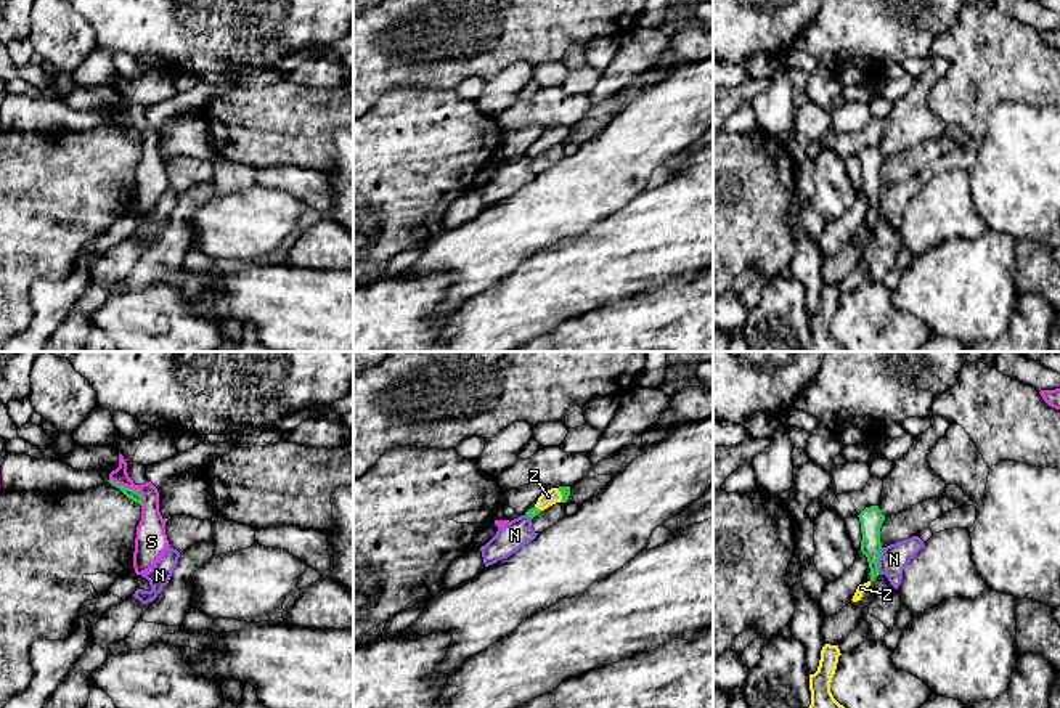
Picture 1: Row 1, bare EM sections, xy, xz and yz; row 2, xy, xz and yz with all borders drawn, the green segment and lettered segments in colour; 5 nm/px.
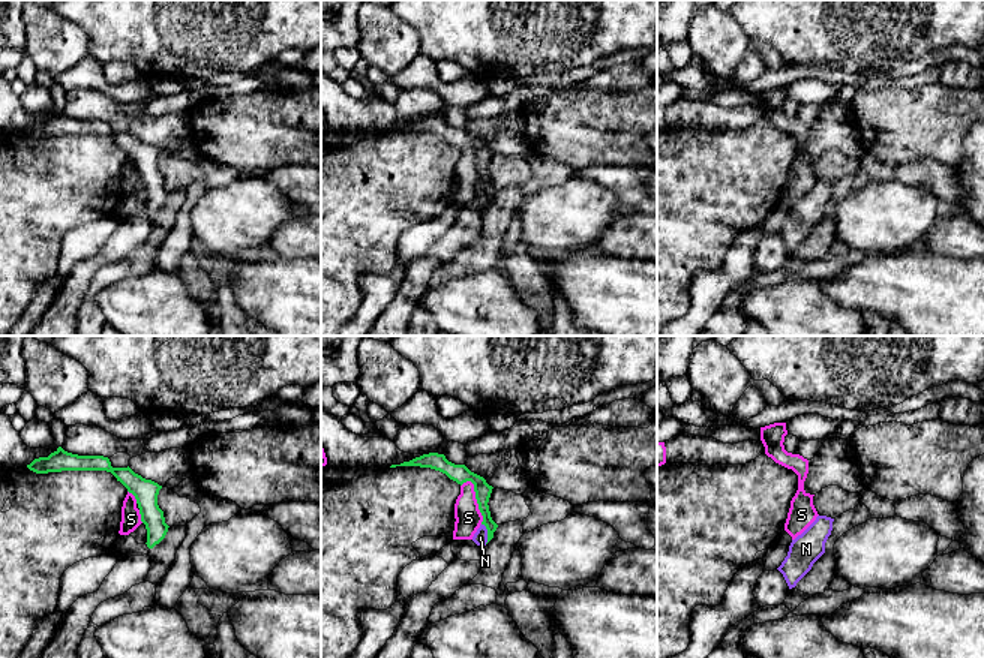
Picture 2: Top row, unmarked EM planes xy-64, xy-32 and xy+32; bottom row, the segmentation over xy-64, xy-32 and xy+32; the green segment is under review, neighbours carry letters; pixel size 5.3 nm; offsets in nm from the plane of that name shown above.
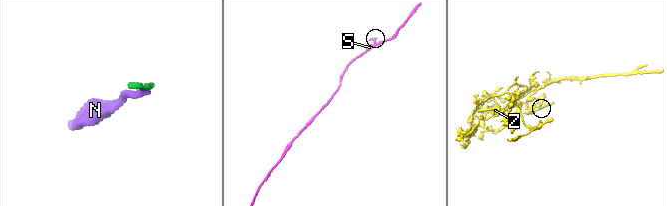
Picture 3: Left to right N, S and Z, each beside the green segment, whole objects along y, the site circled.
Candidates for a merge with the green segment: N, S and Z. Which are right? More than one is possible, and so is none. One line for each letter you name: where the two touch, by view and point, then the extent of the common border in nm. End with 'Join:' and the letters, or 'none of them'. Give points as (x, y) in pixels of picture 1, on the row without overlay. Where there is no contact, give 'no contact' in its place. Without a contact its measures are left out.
Z: contact xz (561, 134); length 80 nm
Join: Z

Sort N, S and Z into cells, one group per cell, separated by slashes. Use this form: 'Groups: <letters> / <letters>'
Groups: N / S / Z

